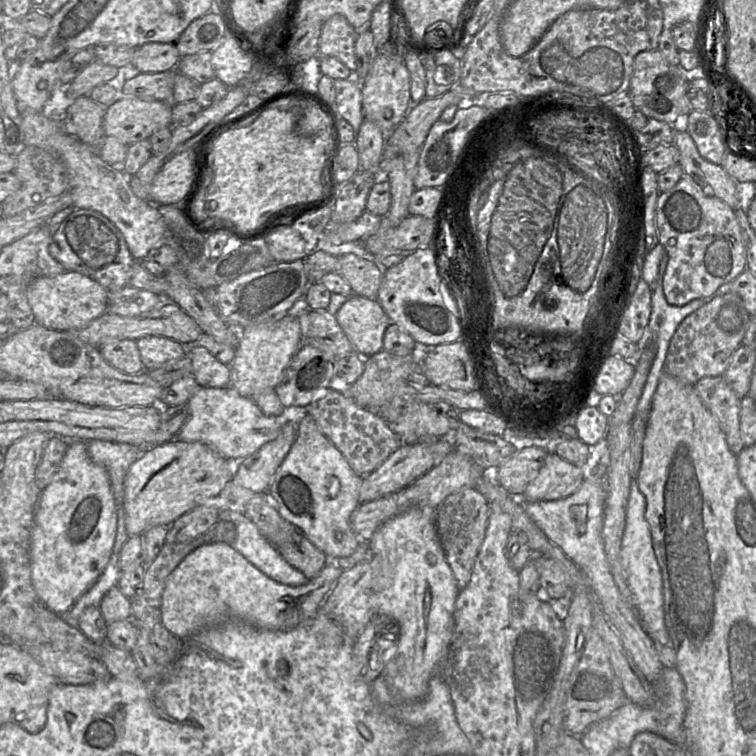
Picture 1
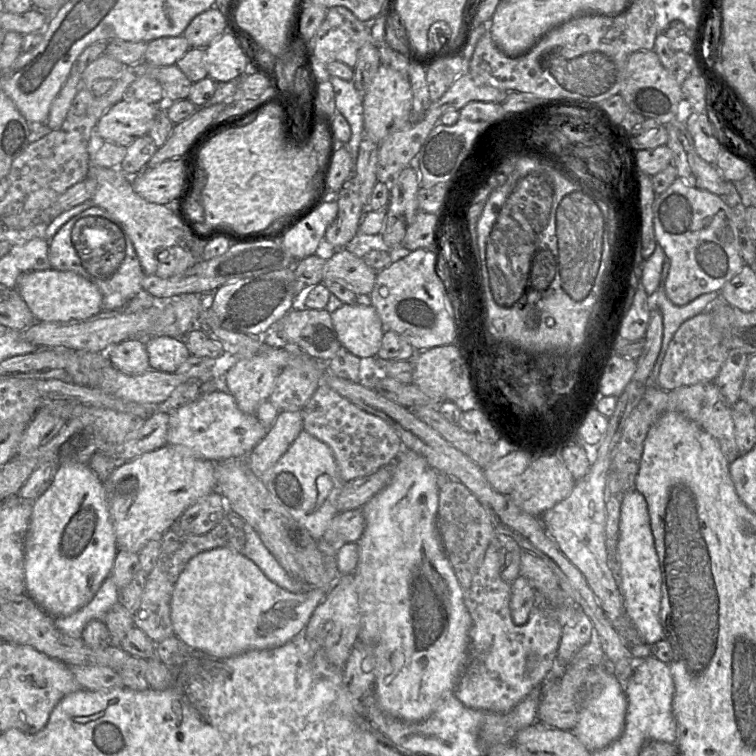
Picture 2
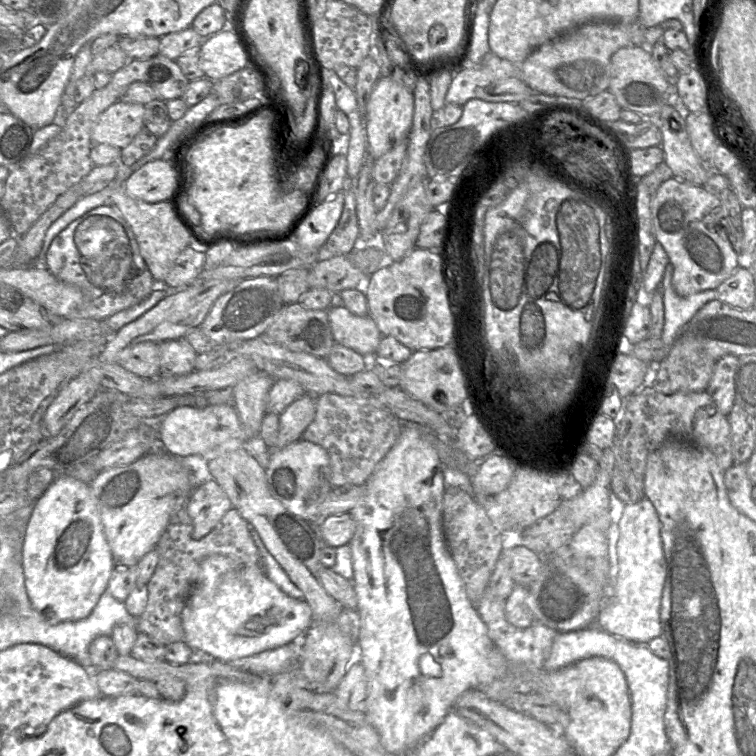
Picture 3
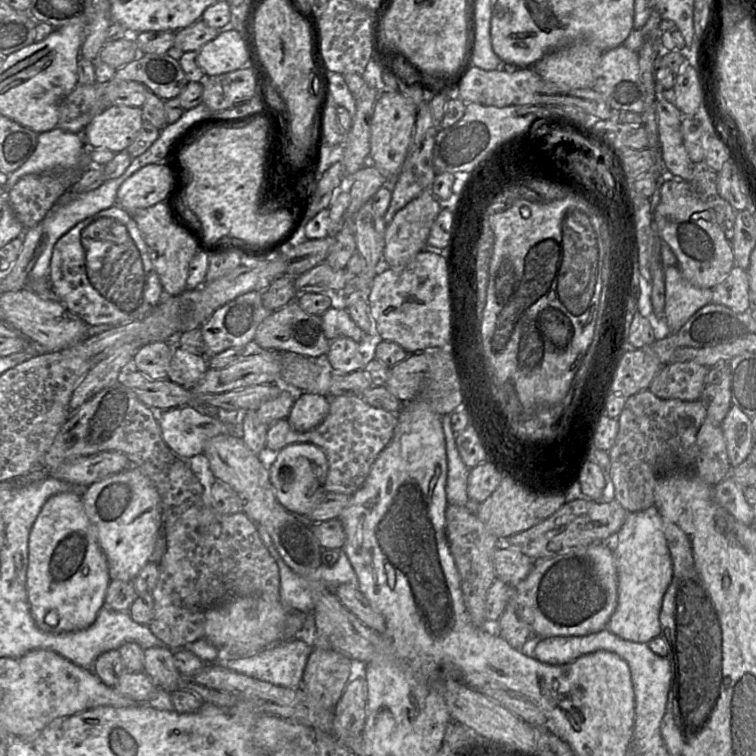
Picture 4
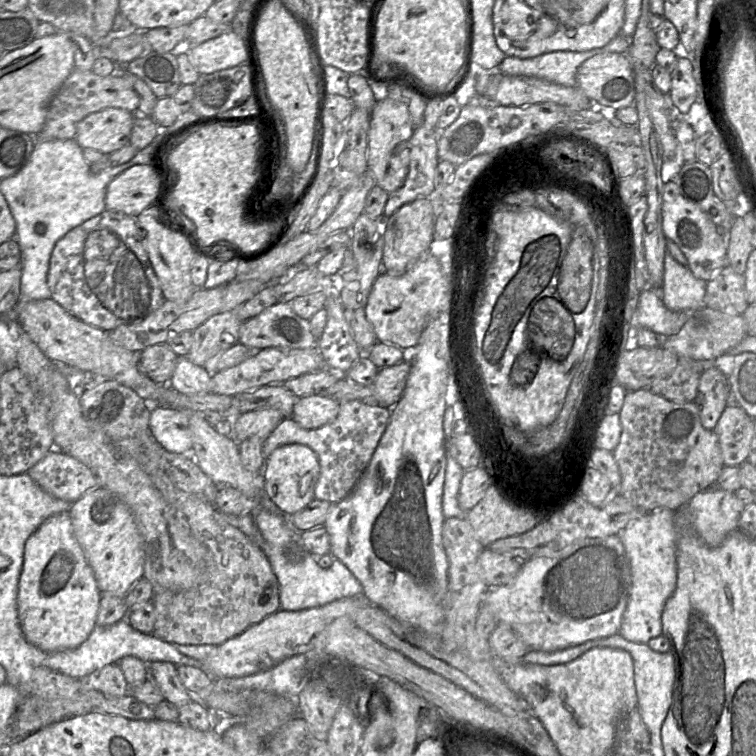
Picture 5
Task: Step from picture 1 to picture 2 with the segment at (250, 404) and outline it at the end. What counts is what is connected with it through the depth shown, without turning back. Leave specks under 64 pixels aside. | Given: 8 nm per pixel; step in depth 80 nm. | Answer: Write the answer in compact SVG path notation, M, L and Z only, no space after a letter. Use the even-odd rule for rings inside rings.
M220 390L201 395L197 400L170 412L167 444L184 445L200 458L219 462L244 458L268 430L256 414L244 413L227 390Z

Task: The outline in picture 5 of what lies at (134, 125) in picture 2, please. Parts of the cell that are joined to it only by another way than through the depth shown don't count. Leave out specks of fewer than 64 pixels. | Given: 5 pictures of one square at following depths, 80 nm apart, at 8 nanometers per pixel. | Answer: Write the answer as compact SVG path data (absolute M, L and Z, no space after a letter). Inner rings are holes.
M106 108L78 122L75 140L83 149L110 155L129 144L135 113Z

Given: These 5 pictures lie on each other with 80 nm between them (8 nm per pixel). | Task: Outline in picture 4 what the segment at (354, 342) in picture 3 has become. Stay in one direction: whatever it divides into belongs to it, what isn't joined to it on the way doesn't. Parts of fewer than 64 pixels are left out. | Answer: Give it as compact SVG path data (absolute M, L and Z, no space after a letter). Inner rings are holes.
M328 308L321 315L322 329L329 340L349 337L357 343L368 345L368 335L357 326L346 309Z

